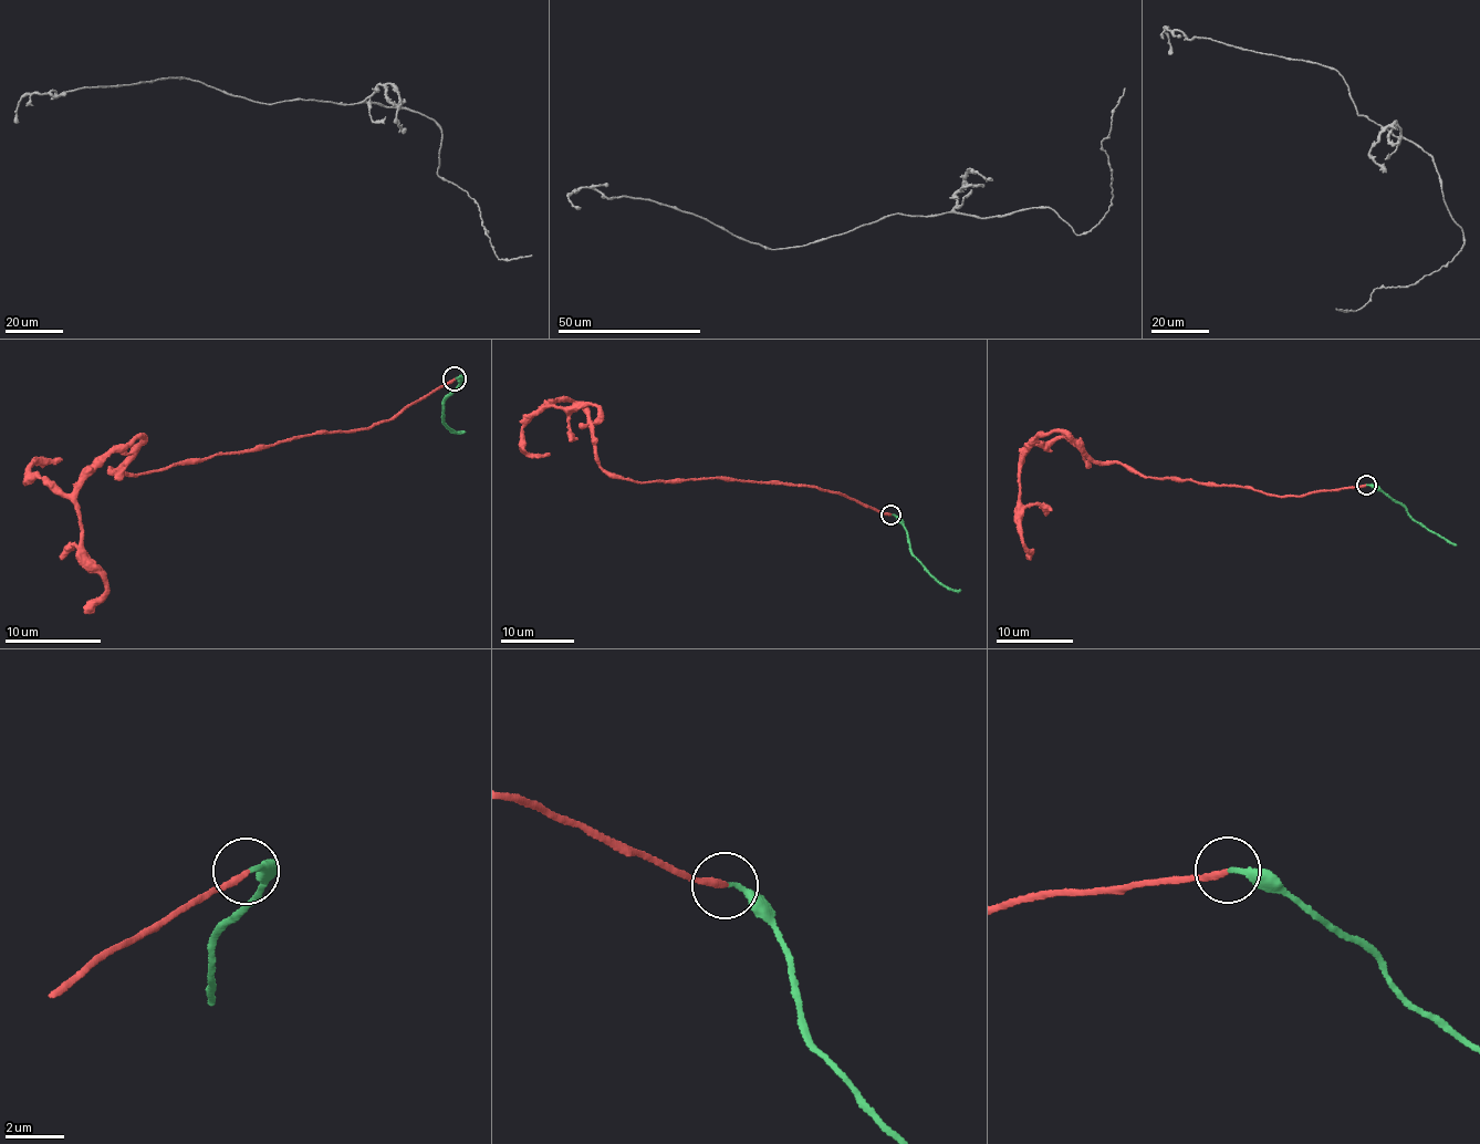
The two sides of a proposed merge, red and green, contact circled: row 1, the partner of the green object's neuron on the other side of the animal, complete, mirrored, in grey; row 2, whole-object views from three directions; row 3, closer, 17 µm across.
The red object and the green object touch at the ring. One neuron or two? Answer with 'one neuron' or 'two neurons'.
one neuron

